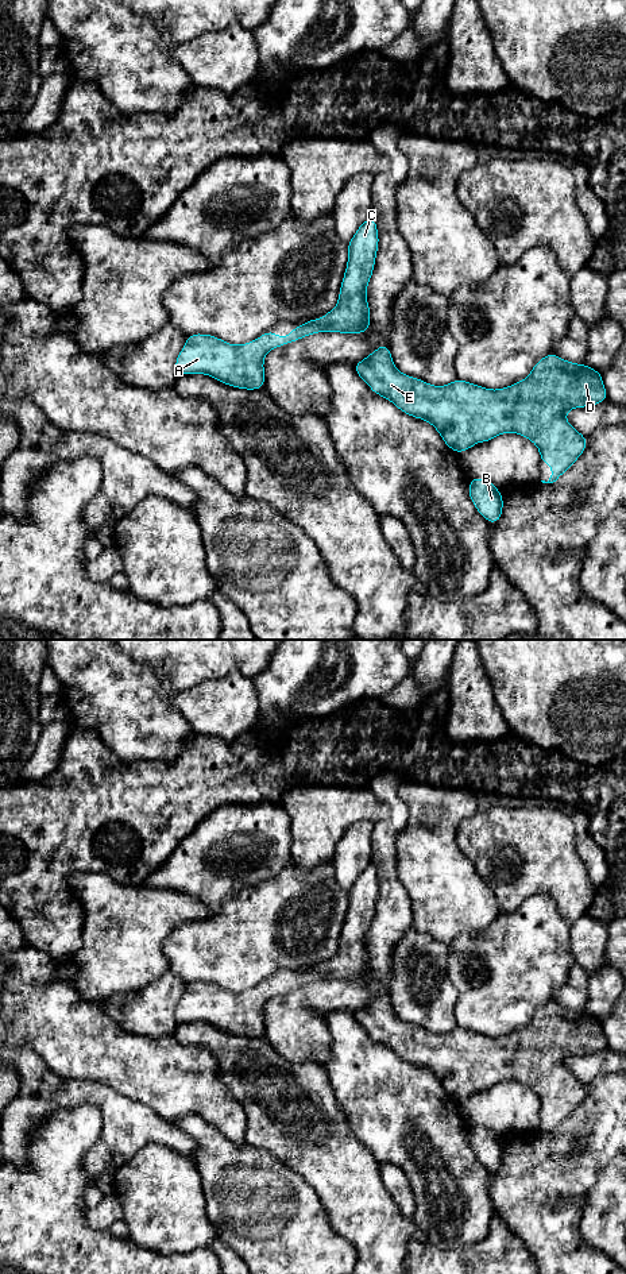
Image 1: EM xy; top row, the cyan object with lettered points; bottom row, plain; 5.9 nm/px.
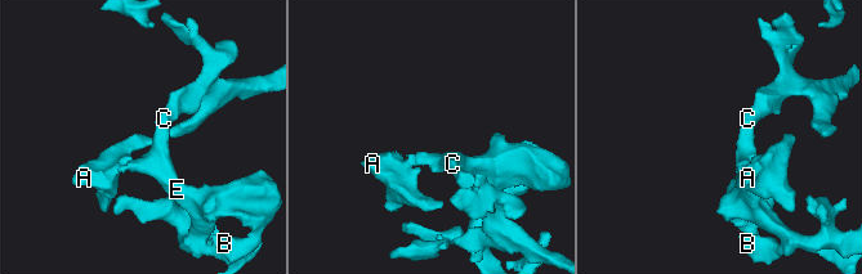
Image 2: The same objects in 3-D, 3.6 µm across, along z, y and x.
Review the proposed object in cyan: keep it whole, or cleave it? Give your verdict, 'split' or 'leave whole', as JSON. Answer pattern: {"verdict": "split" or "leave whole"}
{"verdict": "leave whole"}

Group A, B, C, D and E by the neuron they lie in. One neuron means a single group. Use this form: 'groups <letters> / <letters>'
groups A B C D E

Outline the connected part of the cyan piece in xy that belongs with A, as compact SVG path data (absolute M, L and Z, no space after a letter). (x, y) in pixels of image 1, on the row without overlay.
M370 864L348 889L348 911L340 934L337 954L324 966L293 974L290 984L275 984L267 978L254 989L232 993L212 982L193 981L179 1000L174 1016L178 1023L206 1022L237 1036L264 1036L263 1007L275 995L291 992L317 980L366 981L371 974L366 946L371 927L379 884L376 869Z

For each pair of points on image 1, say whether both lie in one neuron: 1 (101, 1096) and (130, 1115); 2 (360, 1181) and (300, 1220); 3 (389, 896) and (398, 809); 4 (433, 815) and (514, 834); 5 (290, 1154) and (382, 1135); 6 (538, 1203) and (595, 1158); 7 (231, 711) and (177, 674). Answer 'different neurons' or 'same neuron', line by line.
1: same neuron
2: different neurons
3: same neuron
4: different neurons
5: different neurons
6: same neuron
7: different neurons

